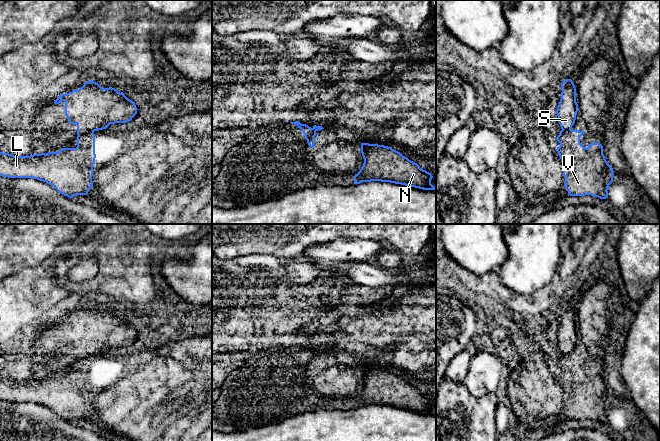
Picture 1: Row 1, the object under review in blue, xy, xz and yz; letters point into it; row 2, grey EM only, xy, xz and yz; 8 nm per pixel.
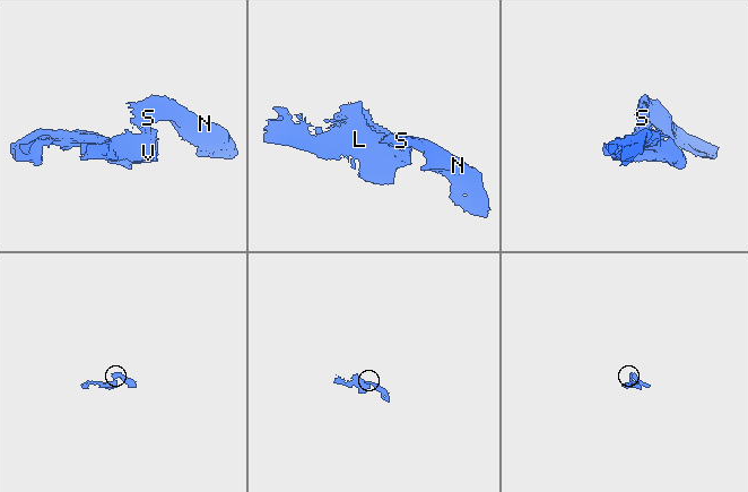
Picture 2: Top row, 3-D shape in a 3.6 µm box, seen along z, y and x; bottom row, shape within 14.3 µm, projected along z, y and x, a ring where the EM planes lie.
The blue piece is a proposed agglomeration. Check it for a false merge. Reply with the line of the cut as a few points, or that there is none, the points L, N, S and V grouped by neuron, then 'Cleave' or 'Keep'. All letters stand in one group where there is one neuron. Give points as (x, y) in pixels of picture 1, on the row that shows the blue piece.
Split along xz (316, 126), (306, 139). Groups: L V / N S. Cleave

